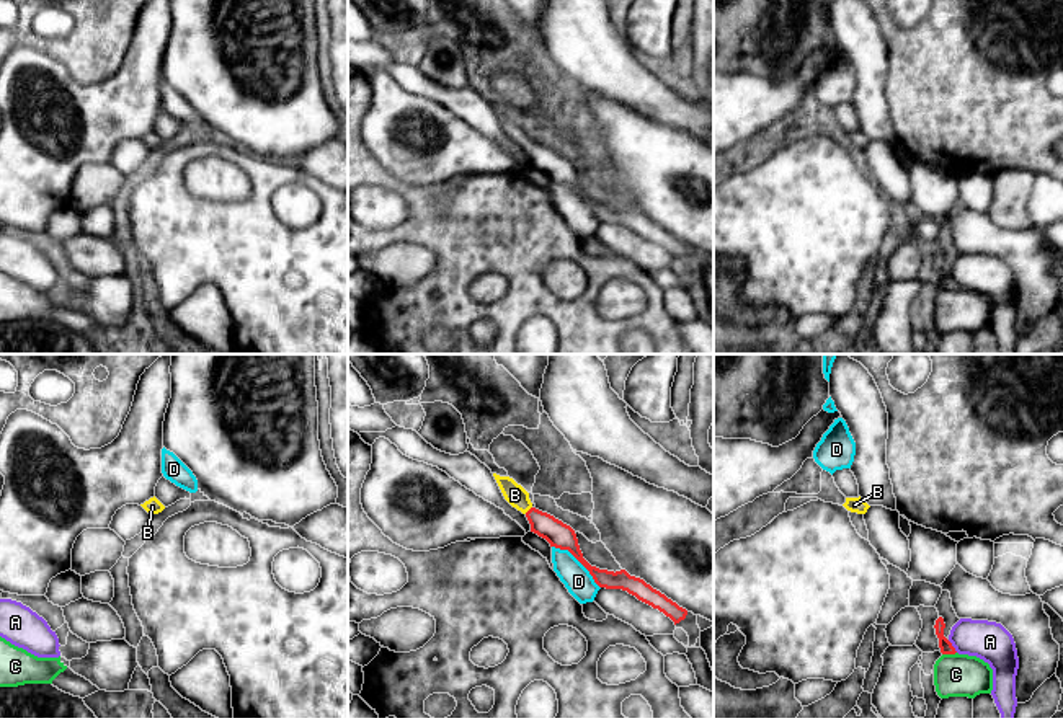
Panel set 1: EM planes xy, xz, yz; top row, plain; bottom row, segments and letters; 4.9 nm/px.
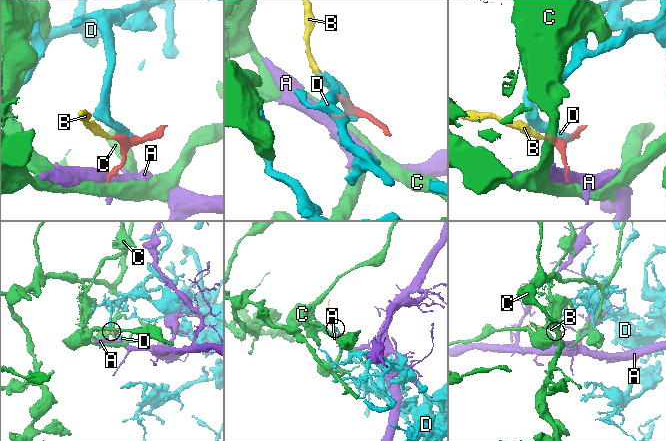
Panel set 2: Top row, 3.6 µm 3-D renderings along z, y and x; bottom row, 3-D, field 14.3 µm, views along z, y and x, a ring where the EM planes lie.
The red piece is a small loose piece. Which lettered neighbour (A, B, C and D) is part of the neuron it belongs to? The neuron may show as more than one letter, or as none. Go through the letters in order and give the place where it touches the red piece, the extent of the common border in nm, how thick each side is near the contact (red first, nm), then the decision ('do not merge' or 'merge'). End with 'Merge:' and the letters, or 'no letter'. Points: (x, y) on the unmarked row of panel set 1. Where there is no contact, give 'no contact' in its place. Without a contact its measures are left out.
A: meets red in yz at (952, 281); contact 80 nm long; 70 nm thick on the red side, 190 nm on the other; do not merge
B: meets red in xz at (529, 144); contact 50 nm long; 130 nm thick on the red side, 100 nm on the other; merge
C: meets red in yz at (949, 288); contact 70 nm long; 70 nm thick on the red side, 200 nm on the other; do not merge
D: meets red in xz at (578, 195); contact 320 nm long; 130 nm thick on the red side, 140 nm on the other; do not merge
Merge: B

